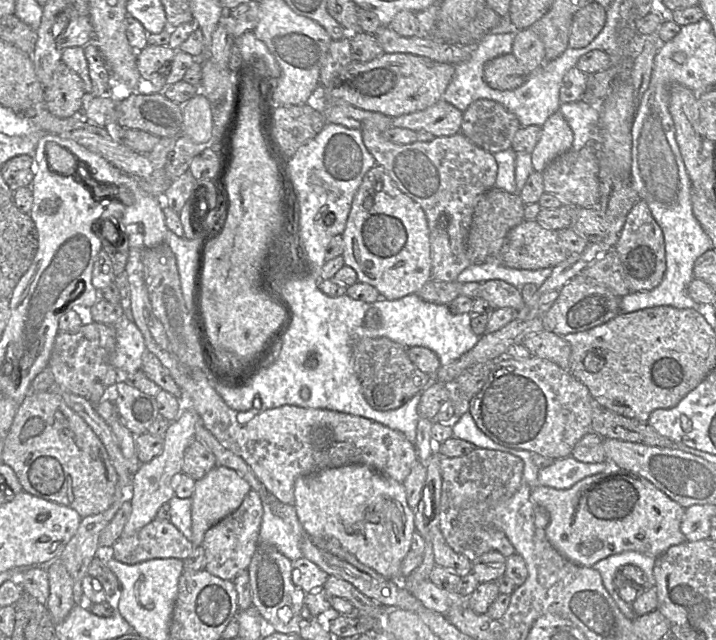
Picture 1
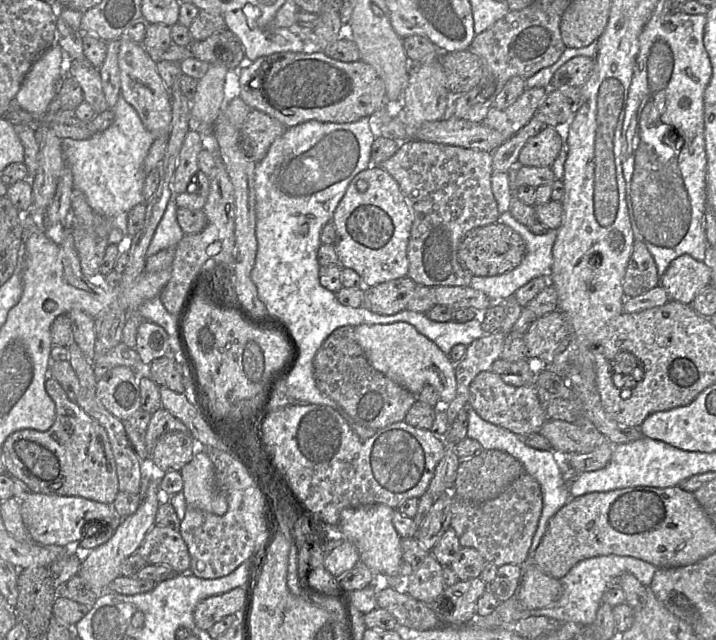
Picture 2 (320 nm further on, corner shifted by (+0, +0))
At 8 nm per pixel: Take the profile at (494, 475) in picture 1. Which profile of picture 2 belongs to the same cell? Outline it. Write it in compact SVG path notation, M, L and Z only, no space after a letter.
M524 473L514 480L496 498L471 503L454 497L451 505L452 527L461 547L476 549L497 567L514 564L521 566L528 559L528 551L536 532L543 507L543 496L538 481Z

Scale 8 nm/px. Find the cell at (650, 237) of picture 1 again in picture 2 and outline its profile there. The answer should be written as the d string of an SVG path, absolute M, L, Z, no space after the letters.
M635 241L623 280L625 299L646 293L660 285L660 279L647 246L641 241Z

